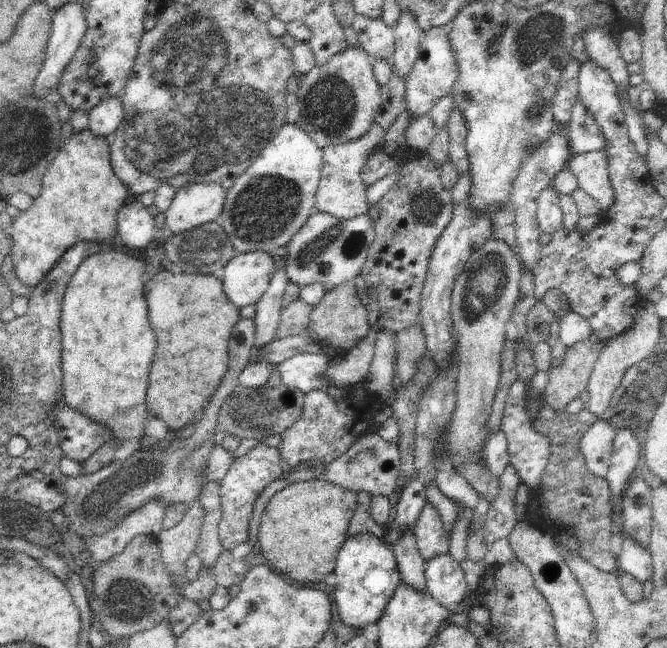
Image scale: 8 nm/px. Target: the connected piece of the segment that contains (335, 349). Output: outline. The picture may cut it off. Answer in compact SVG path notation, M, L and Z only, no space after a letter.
M346 281L328 291L321 301L313 307L306 332L315 336L321 343L328 343L331 348L327 354L334 356L343 353L347 348L358 344L370 330L367 323L367 310L358 300L355 282Z

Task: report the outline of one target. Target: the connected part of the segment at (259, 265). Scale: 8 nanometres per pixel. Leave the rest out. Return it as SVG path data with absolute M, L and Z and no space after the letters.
M262 251L237 254L223 267L222 279L226 296L240 309L257 304L266 292L279 260Z

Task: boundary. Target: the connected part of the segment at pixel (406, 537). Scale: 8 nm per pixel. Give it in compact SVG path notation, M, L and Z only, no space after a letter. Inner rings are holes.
M412 529L403 533L402 538L392 547L401 574L401 582L415 591L426 592L425 563L415 547L415 536Z

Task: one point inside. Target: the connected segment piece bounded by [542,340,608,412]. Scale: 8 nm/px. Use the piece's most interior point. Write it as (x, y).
(566, 381)

